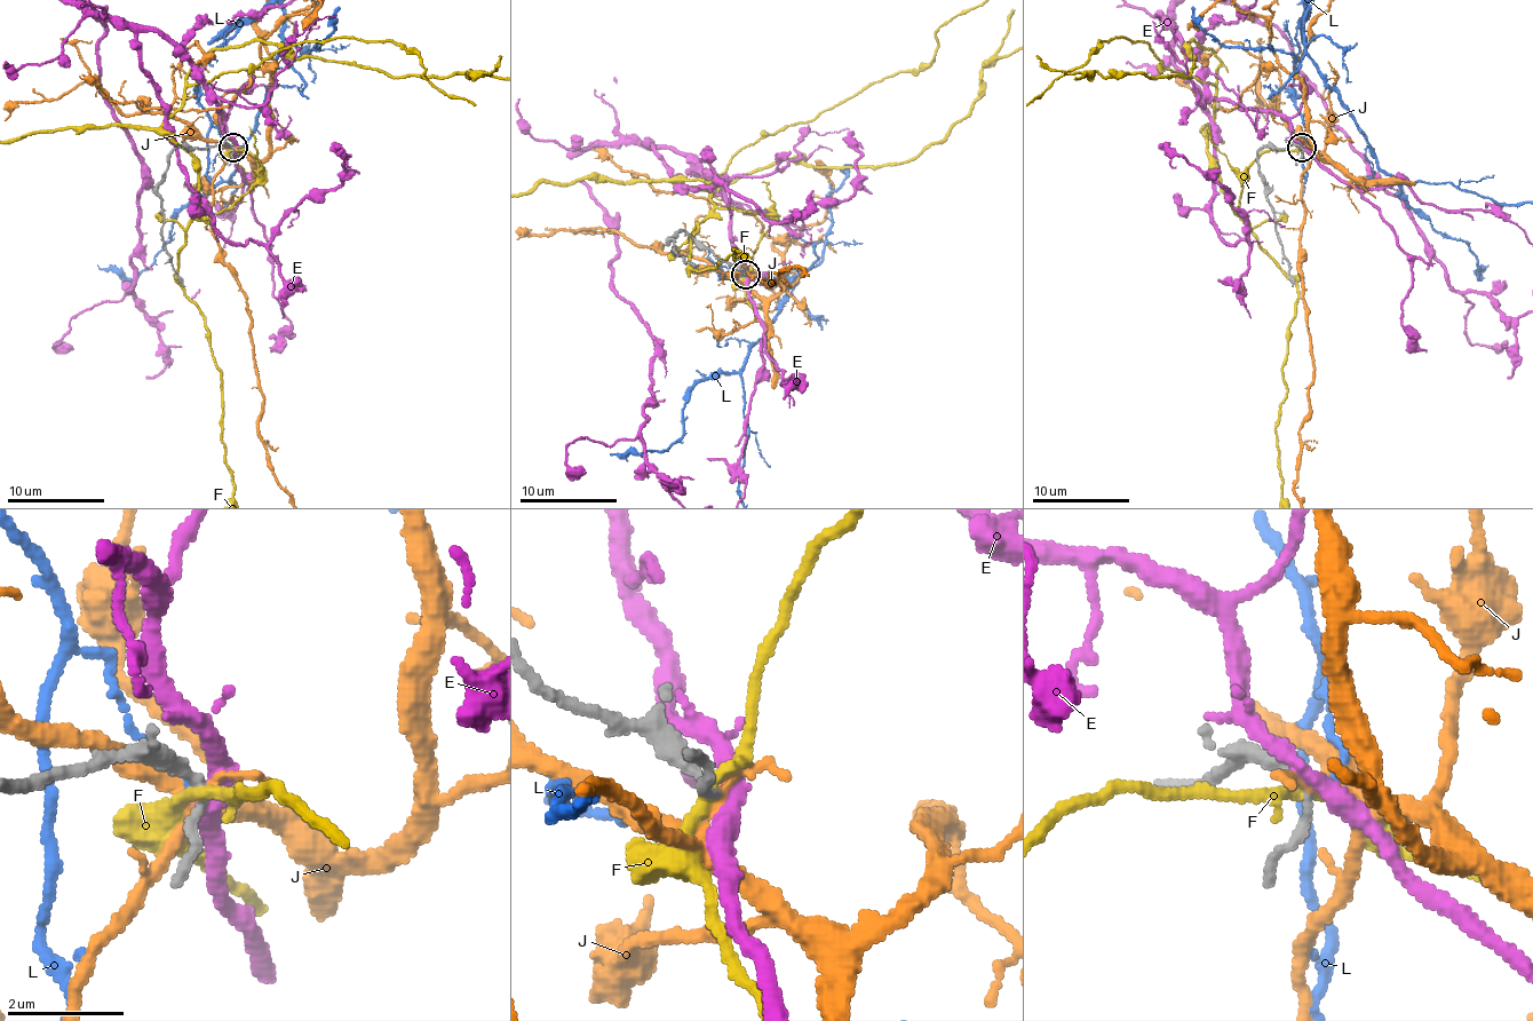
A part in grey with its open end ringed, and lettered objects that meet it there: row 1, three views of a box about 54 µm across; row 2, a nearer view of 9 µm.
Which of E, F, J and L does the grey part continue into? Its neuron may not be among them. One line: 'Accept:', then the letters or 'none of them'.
Accept: none of them

